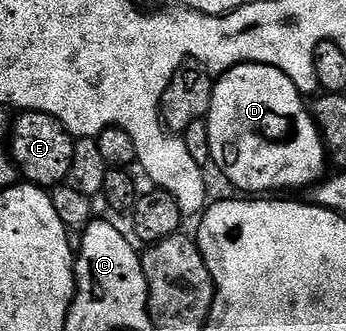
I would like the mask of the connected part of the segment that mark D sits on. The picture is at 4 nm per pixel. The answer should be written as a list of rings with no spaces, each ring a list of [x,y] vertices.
[[[243,62],[218,75],[213,85],[213,96],[205,119],[208,128],[211,162],[233,185],[247,196],[267,196],[270,190],[310,188],[324,177],[329,166],[329,155],[311,115],[305,95],[281,72],[260,62]]]

